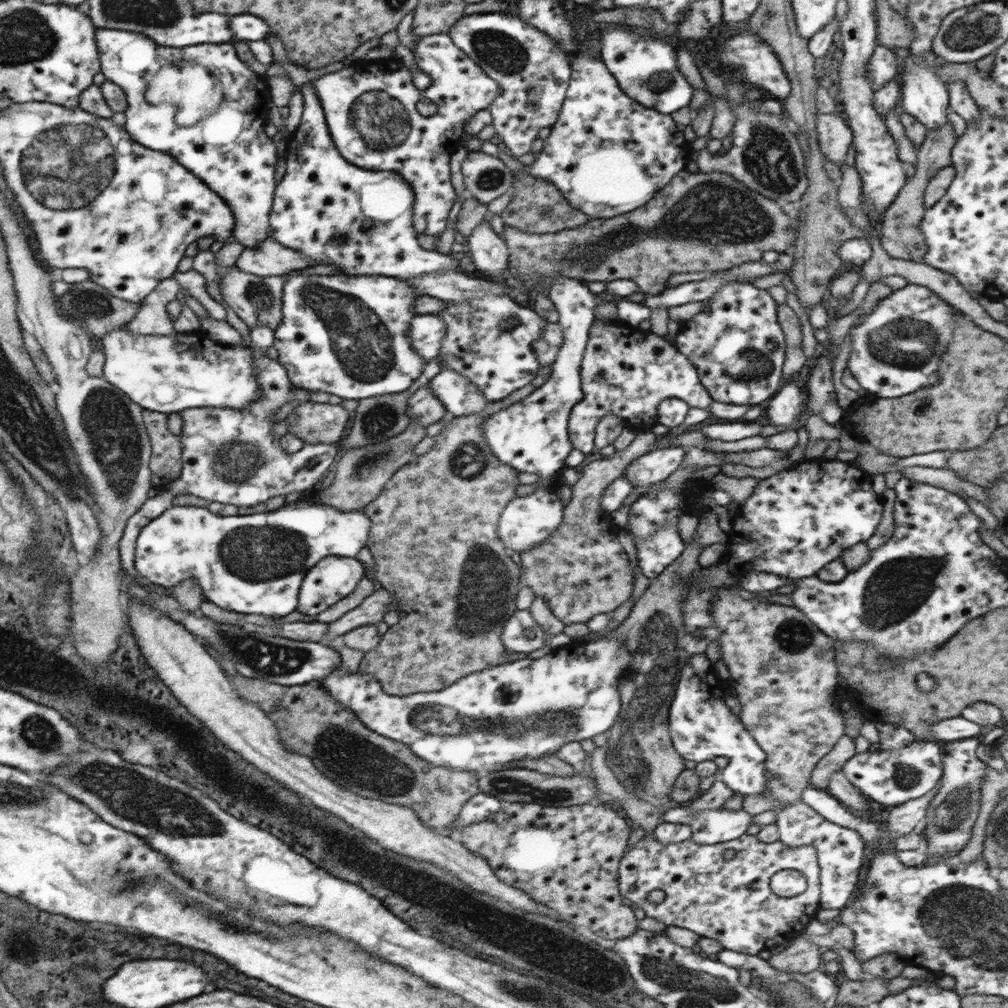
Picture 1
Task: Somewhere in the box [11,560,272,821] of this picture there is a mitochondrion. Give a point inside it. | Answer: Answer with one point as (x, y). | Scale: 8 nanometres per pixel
(41, 735)

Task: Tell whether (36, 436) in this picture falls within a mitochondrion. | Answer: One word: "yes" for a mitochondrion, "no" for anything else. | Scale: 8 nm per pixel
yes

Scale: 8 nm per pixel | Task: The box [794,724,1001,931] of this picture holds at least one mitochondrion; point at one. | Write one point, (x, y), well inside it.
(953, 815)

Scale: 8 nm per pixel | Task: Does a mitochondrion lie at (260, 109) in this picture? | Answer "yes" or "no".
no

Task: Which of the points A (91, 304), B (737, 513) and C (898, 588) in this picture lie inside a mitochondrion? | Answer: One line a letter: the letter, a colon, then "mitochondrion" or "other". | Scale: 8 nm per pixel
A: mitochondrion
B: other
C: mitochondrion

